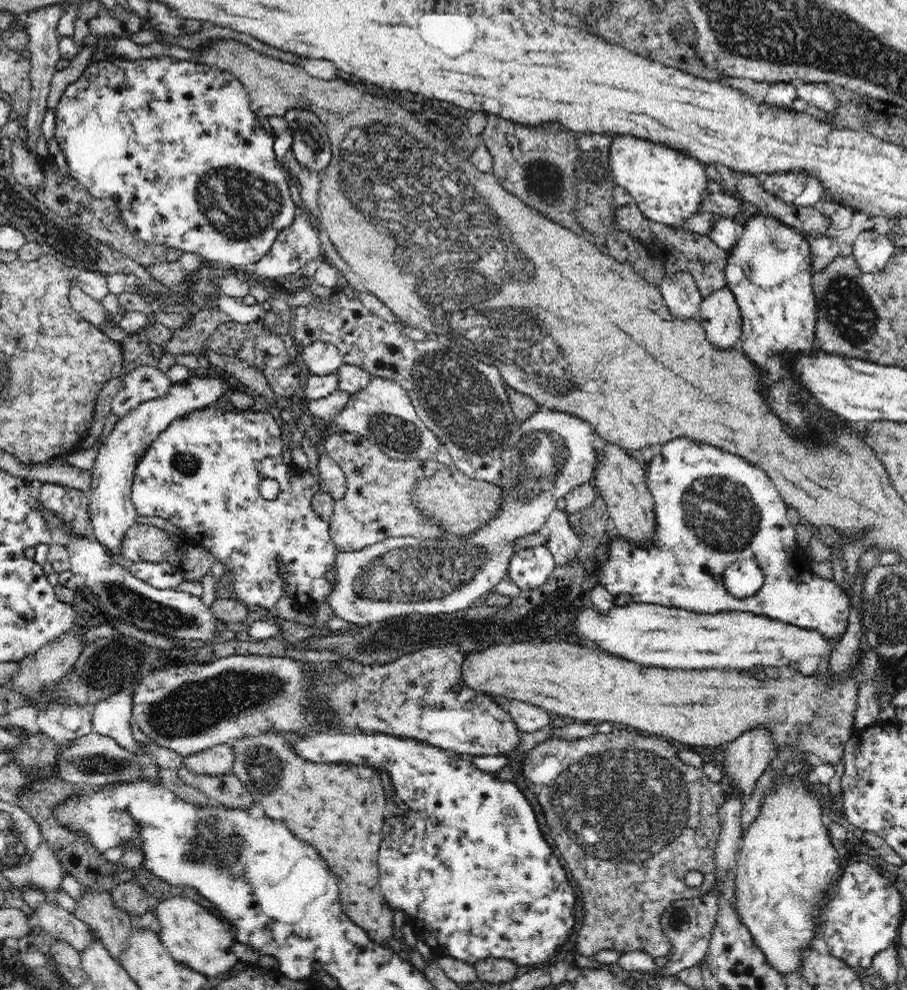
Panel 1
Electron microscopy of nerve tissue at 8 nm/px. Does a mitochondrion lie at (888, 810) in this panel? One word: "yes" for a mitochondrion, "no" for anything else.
no

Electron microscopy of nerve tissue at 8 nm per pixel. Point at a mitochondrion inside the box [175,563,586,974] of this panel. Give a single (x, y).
(509, 627)

